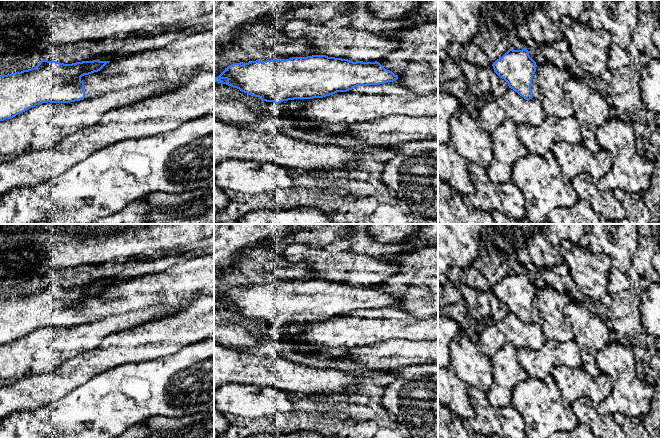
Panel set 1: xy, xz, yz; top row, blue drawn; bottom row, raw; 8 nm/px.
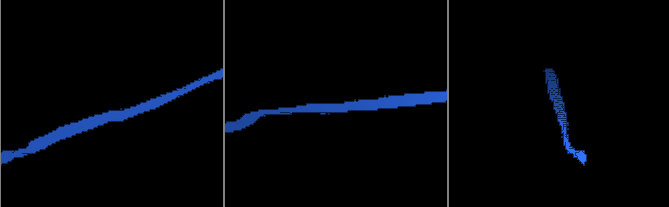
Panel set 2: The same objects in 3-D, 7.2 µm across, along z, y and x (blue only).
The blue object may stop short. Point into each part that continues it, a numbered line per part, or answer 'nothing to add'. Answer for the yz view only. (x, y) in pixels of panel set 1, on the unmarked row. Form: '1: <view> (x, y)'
nothing to add

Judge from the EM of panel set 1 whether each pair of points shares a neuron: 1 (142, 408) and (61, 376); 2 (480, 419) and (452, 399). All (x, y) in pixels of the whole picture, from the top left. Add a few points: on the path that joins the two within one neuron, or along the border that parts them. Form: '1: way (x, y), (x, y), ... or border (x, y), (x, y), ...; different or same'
1: border (102, 373), (91, 376), (61, 397); different
2: border (467, 391), (474, 414), (471, 417), (462, 419); different

